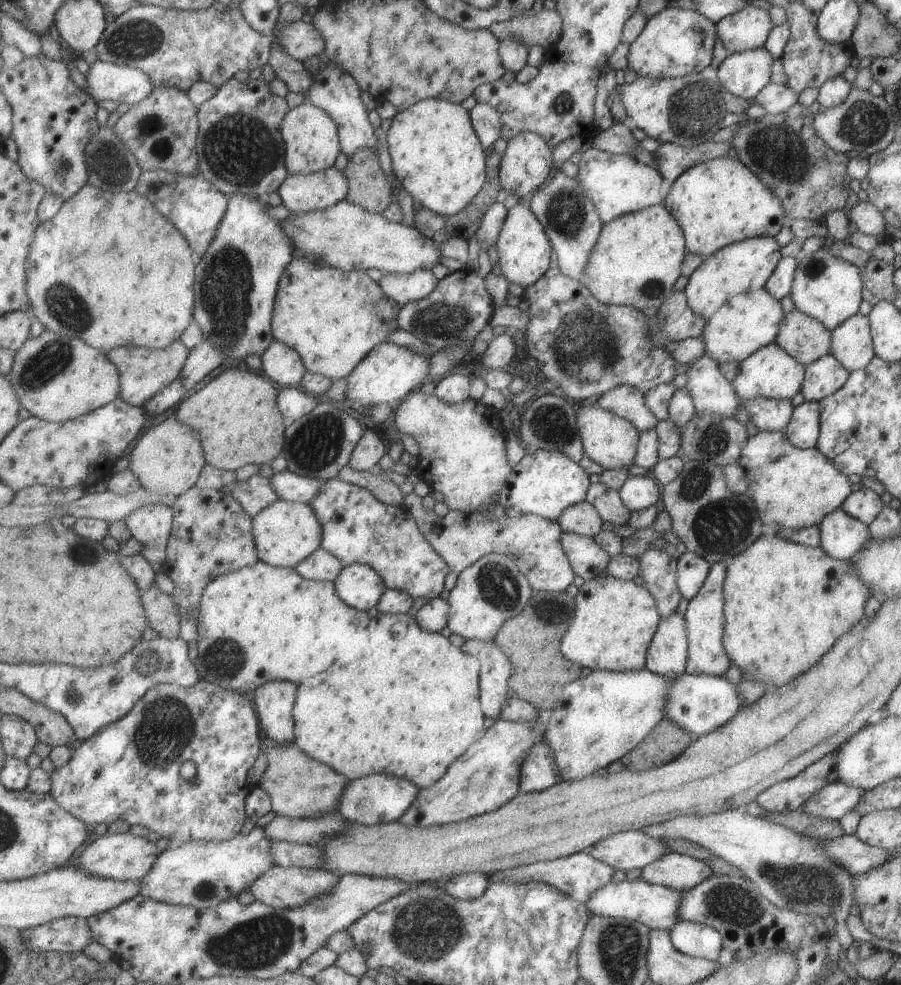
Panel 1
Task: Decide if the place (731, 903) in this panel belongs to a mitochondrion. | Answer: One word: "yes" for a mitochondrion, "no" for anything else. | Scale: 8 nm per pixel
yes

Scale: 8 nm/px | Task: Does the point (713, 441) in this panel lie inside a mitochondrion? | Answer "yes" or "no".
yes

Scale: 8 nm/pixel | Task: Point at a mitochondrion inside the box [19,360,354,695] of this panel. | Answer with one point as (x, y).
(315, 446)

